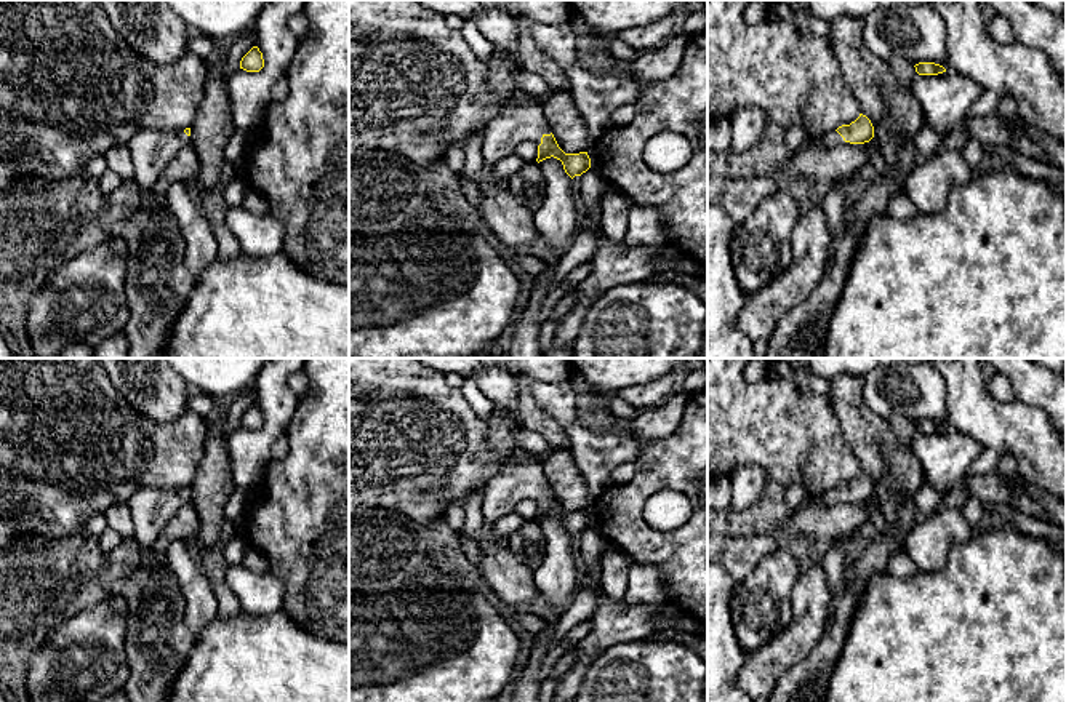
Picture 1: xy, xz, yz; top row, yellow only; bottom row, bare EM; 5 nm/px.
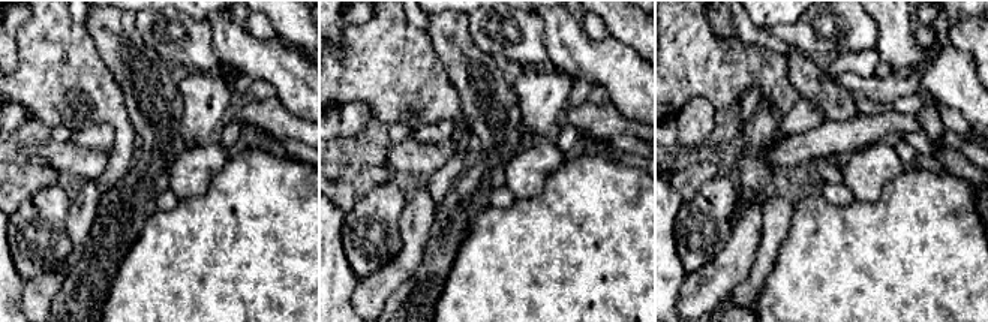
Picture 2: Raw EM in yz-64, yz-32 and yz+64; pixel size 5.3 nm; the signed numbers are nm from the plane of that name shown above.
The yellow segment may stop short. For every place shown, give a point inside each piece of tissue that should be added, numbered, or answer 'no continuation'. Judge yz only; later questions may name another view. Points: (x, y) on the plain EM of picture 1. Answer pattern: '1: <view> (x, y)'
1: yz (831, 496)

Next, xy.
1: xy (151, 509)

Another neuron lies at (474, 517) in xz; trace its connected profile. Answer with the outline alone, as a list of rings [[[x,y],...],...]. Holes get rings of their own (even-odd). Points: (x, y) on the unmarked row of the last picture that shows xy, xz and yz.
[[[472,491],[464,502],[466,509],[466,534],[472,539],[477,537],[485,518],[482,512],[482,491]]]

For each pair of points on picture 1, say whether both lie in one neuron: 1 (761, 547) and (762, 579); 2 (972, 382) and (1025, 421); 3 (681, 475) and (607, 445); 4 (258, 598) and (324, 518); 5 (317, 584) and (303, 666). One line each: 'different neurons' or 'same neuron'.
1: different neurons
2: same neuron
3: different neurons
4: different neurons
5: different neurons

